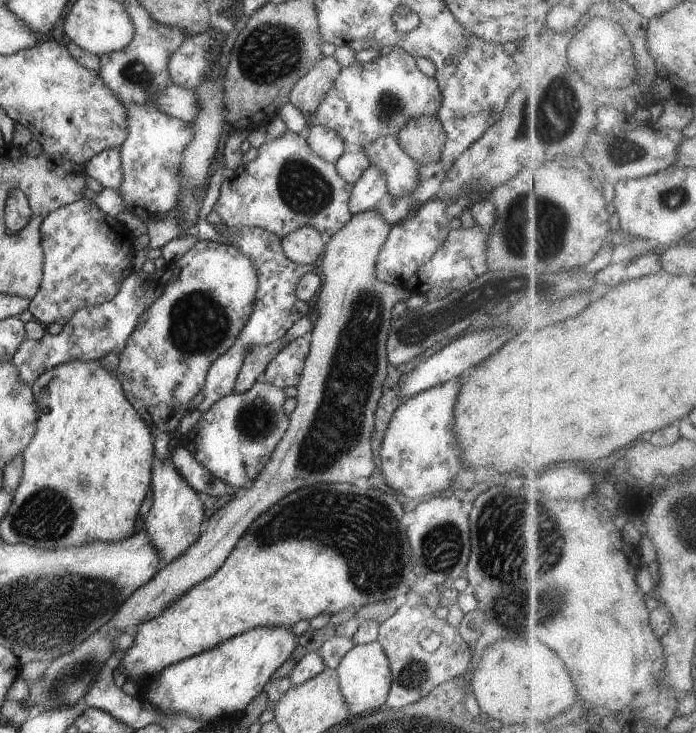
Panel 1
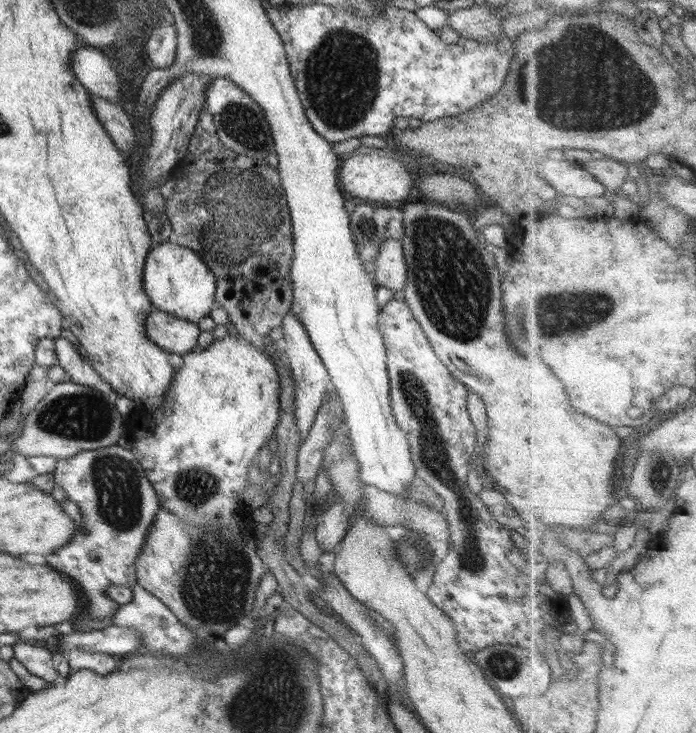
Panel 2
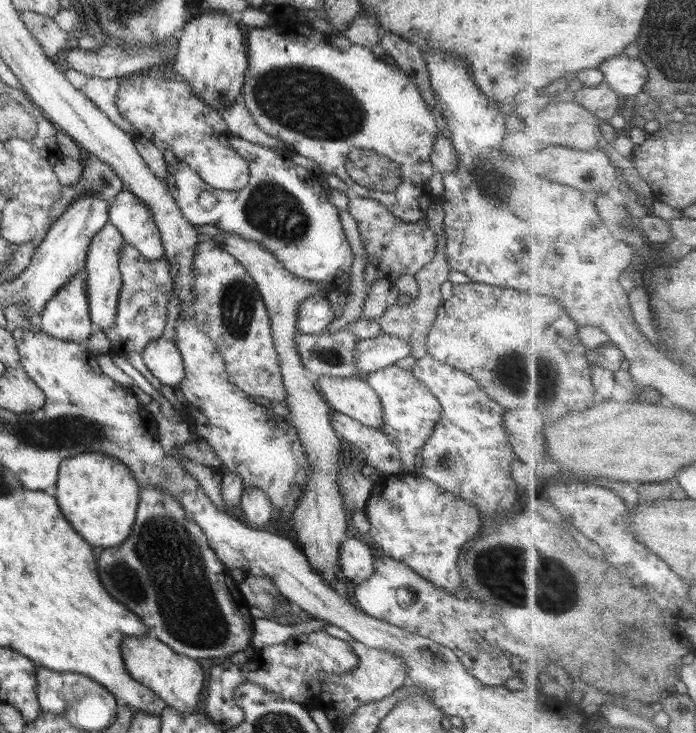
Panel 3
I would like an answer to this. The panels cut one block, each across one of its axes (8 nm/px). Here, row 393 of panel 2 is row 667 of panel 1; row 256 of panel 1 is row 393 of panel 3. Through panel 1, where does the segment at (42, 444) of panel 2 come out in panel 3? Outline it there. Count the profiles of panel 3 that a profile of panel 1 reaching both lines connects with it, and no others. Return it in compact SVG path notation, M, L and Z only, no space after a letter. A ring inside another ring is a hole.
M322 374L315 377L314 381L324 400L329 404L332 411L345 414L370 428L383 428L383 408L379 396L374 389L361 378L336 378Z

